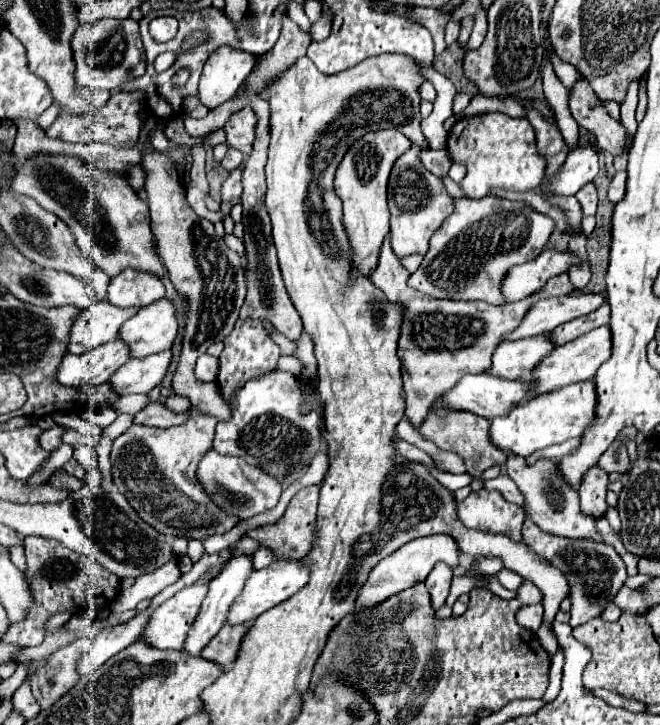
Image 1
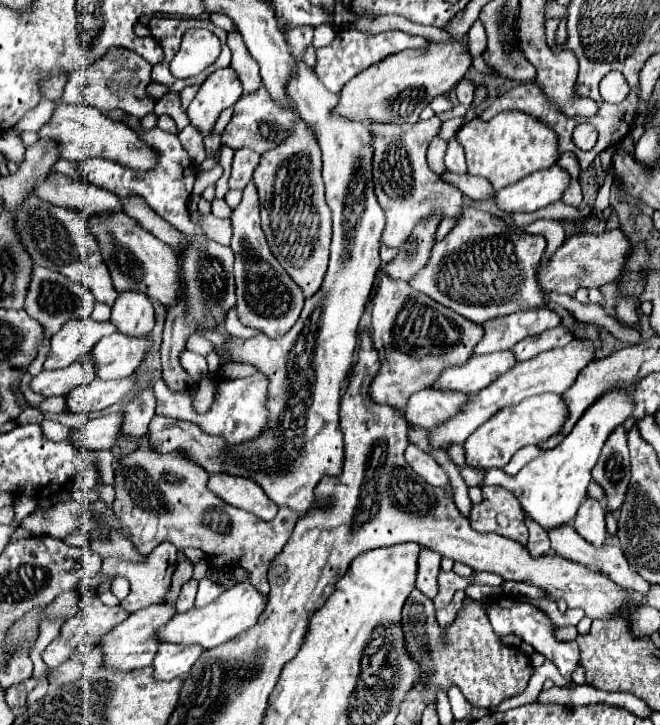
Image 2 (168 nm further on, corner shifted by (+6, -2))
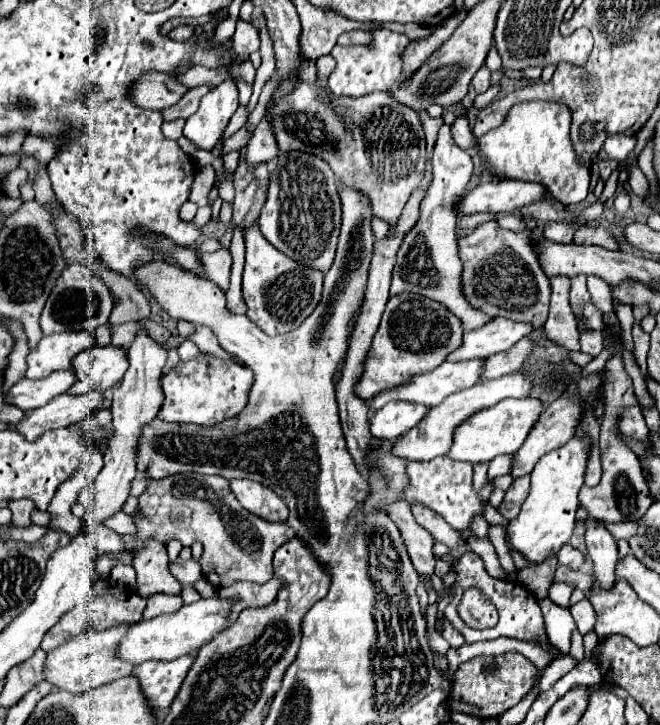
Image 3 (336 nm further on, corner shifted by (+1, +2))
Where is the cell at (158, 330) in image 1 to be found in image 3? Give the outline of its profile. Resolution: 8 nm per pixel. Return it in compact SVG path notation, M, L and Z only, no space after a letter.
M93 346L89 350L83 350L75 356L71 362L71 370L75 372L75 384L67 392L71 394L83 394L83 392L105 392L111 386L115 386L125 370L127 354L121 346Z

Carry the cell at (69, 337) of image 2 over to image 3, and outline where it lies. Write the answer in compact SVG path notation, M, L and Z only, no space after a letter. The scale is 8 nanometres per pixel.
M61 332L43 336L39 344L27 354L27 370L23 378L47 378L51 372L71 368L75 354L93 348L95 338L89 332Z

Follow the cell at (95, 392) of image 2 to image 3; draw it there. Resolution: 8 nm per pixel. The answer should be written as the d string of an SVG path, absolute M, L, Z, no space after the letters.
M87 392L81 396L69 396L59 394L55 400L47 402L41 408L27 410L21 422L11 424L13 430L17 430L23 438L35 440L47 430L55 428L67 428L67 424L75 424L85 420L85 416L91 416L93 410L103 402L101 392Z

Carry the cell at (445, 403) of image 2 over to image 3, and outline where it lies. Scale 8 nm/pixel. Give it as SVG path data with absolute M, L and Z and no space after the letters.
M389 402L381 410L375 410L369 418L369 428L375 440L387 442L395 440L403 432L409 432L419 420L429 412L423 404L411 404L411 402Z

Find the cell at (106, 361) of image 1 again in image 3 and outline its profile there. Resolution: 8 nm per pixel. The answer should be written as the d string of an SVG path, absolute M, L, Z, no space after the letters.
M71 370L53 372L47 378L41 380L19 380L13 384L5 396L5 402L11 406L17 406L21 410L31 410L47 404L57 394L63 394L71 384L75 382L75 376Z

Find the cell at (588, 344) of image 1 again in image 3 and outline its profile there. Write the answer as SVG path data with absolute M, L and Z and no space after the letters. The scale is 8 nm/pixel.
M513 372L513 374L501 376L497 380L479 382L479 384L475 384L475 388L469 388L469 390L463 390L463 392L455 392L455 394L447 396L447 400L443 400L439 406L433 406L427 412L427 416L415 428L411 428L409 432L399 436L393 442L391 454L399 456L403 460L419 460L419 462L427 462L431 458L443 456L443 454L449 452L449 448L453 444L453 430L463 420L467 420L471 414L475 414L475 412L479 412L483 408L489 408L489 406L497 404L503 398L525 398L529 394L529 388L531 388L531 384L529 384L527 376L523 376L523 372Z

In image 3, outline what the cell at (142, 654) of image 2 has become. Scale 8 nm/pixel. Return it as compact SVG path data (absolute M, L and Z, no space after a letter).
M121 624L121 626L115 626L115 628L103 630L103 632L91 630L91 632L73 636L71 640L67 640L65 644L61 644L59 648L55 648L47 654L43 680L53 684L53 688L57 688L57 690L81 694L81 692L87 692L89 688L97 688L97 686L109 684L111 680L129 676L131 670L133 670L133 664L115 658L117 644L123 638L123 634L127 632L127 628L129 628L127 624Z

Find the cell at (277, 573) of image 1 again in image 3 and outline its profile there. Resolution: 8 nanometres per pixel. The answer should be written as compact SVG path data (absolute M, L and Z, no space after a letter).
M201 598L195 604L181 606L177 612L161 614L157 618L131 624L127 634L119 642L115 656L119 656L119 660L127 660L131 664L141 664L147 660L175 660L183 654L189 654L191 650L199 650L203 644L213 640L221 630L225 630L231 602L233 600L221 600L221 598L203 600Z

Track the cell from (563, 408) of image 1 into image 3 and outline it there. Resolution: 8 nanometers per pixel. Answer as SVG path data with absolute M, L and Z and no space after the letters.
M507 398L491 408L485 408L483 412L475 412L475 416L469 416L465 424L459 424L459 428L455 428L453 446L447 452L447 456L451 456L451 460L477 464L477 462L491 462L495 456L501 454L513 454L523 444L529 430L539 420L541 412L543 412L541 402L533 398L521 398L521 400Z

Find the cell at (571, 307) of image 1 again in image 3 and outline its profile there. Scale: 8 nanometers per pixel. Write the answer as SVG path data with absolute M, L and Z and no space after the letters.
M493 318L487 326L479 330L471 330L463 334L463 344L447 356L451 362L473 360L473 358L489 358L497 352L509 350L517 340L531 334L531 324L513 322L507 318Z

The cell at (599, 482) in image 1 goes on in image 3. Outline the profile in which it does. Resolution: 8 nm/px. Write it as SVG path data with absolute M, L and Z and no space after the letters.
M587 520L585 526L587 526L587 534L585 534L587 552L593 560L593 576L597 578L597 584L603 590L613 588L617 582L615 578L615 564L619 560L617 544L601 522Z

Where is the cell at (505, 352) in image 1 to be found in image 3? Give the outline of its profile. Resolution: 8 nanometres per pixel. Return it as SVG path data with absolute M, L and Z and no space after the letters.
M467 360L467 362L443 362L439 368L419 374L419 376L411 376L411 380L407 380L407 384L401 384L399 388L389 388L387 392L381 392L379 396L375 396L369 406L373 406L375 410L383 408L387 402L393 400L403 400L403 402L415 402L415 404L423 404L433 408L435 404L443 402L449 394L453 392L461 392L467 390L471 386L475 386L481 380L481 372L483 372L483 362L485 360Z

